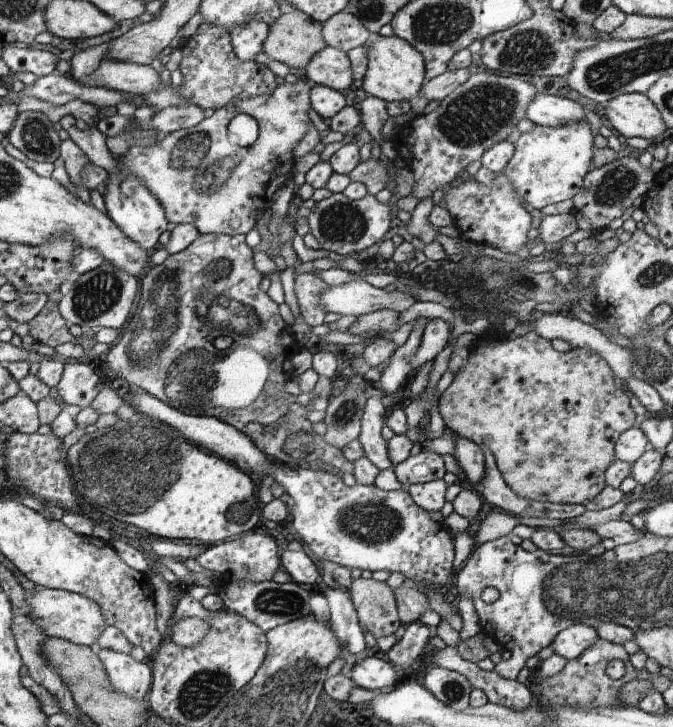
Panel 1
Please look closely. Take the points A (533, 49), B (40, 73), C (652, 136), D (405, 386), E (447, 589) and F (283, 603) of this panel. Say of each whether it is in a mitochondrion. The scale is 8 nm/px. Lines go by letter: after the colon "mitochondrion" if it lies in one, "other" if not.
A: mitochondrion
B: other
C: other
D: other
E: other
F: mitochondrion

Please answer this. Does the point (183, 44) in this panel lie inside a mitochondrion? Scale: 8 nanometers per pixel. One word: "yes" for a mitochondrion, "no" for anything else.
no

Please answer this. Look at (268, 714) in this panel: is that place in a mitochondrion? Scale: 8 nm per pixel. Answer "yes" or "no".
yes

